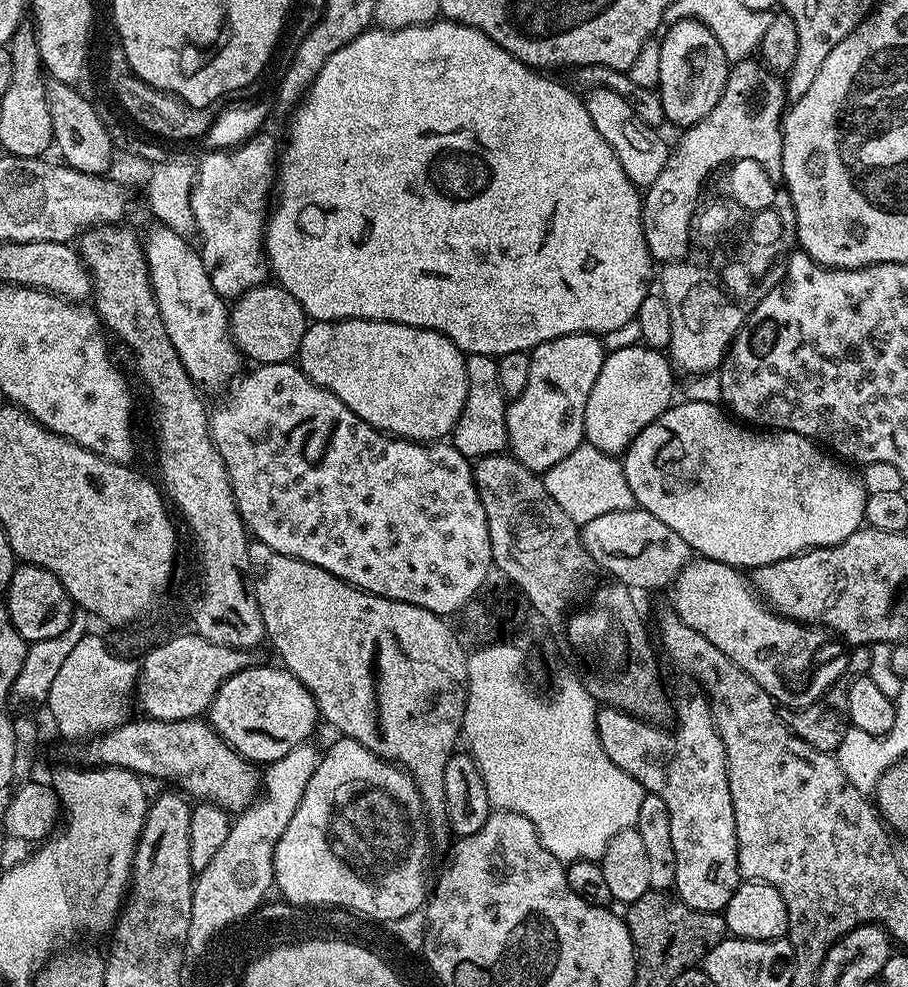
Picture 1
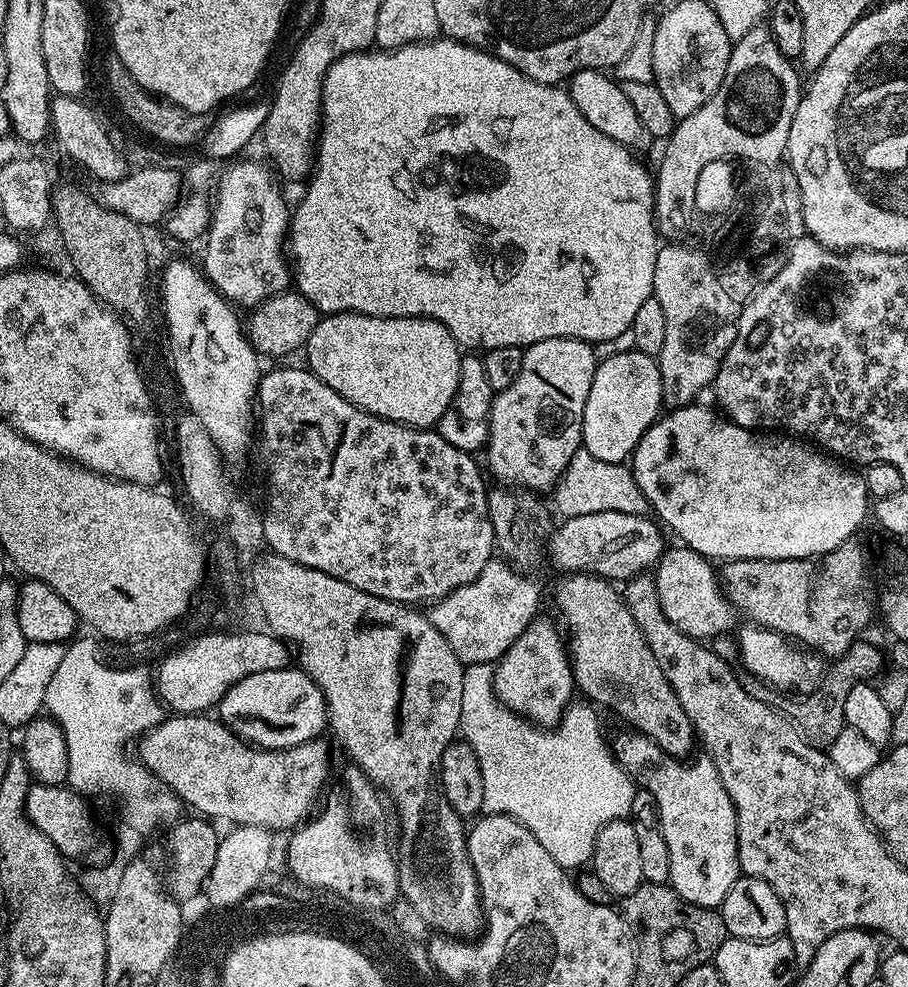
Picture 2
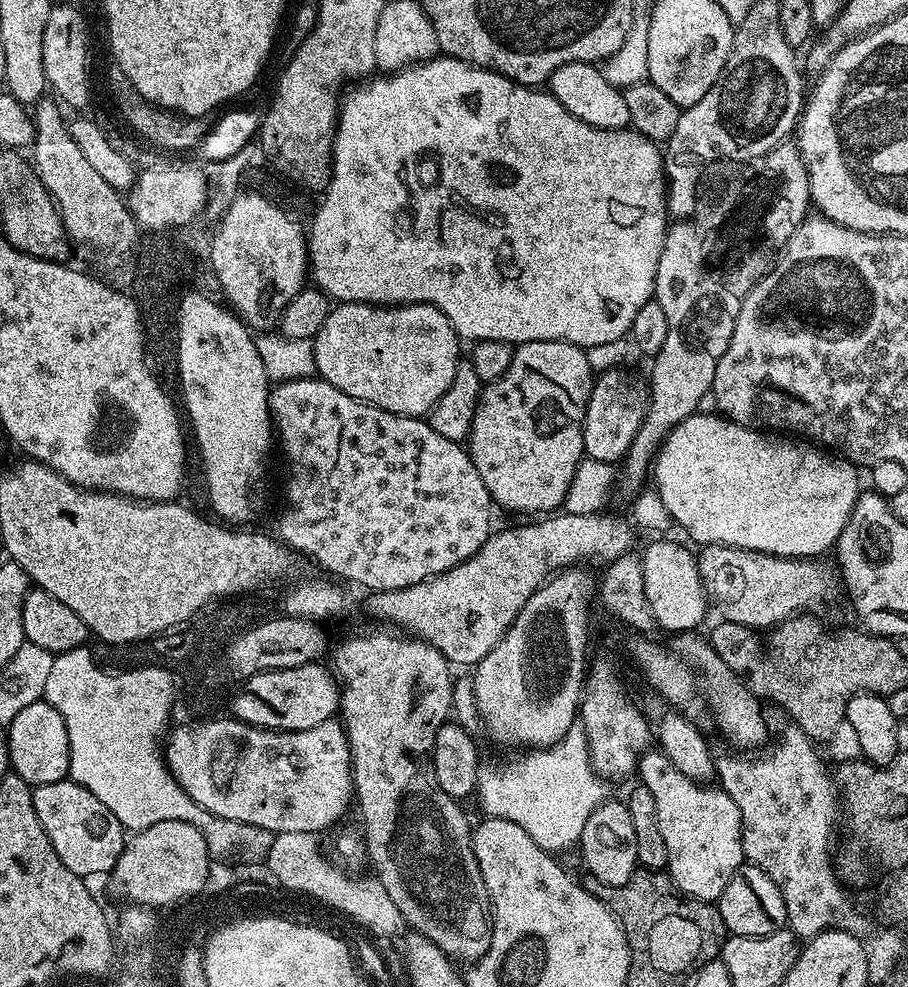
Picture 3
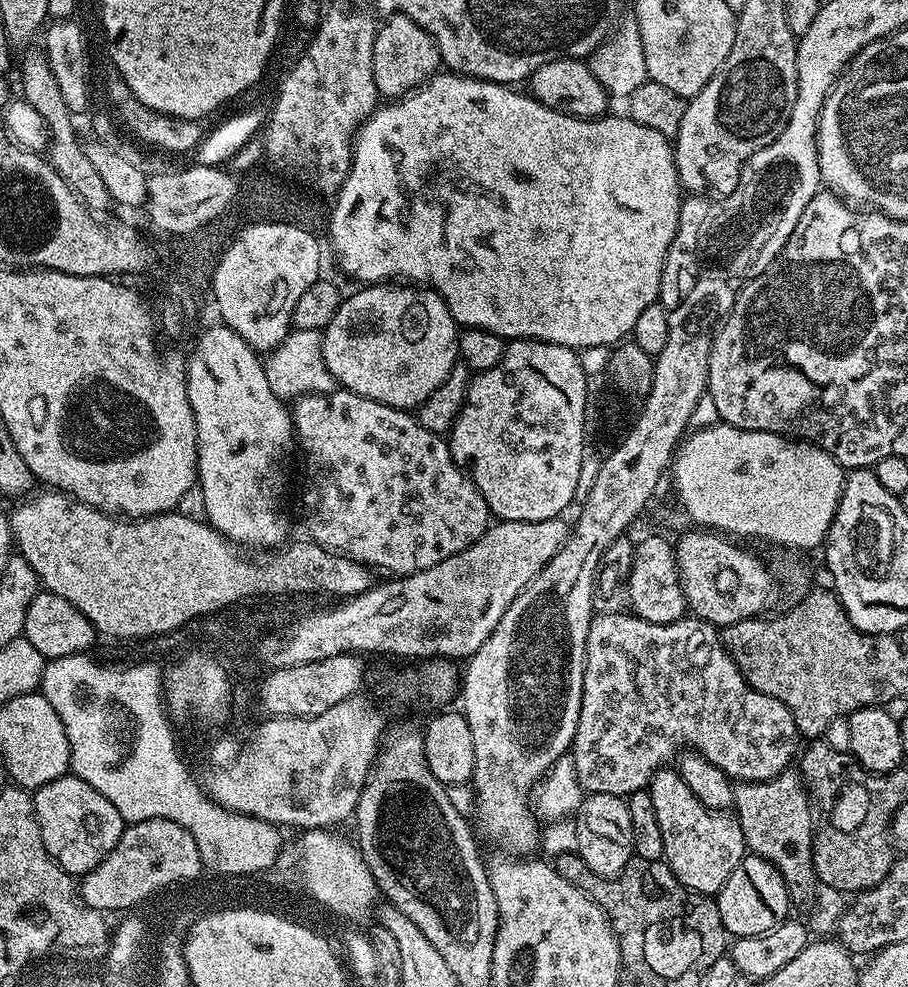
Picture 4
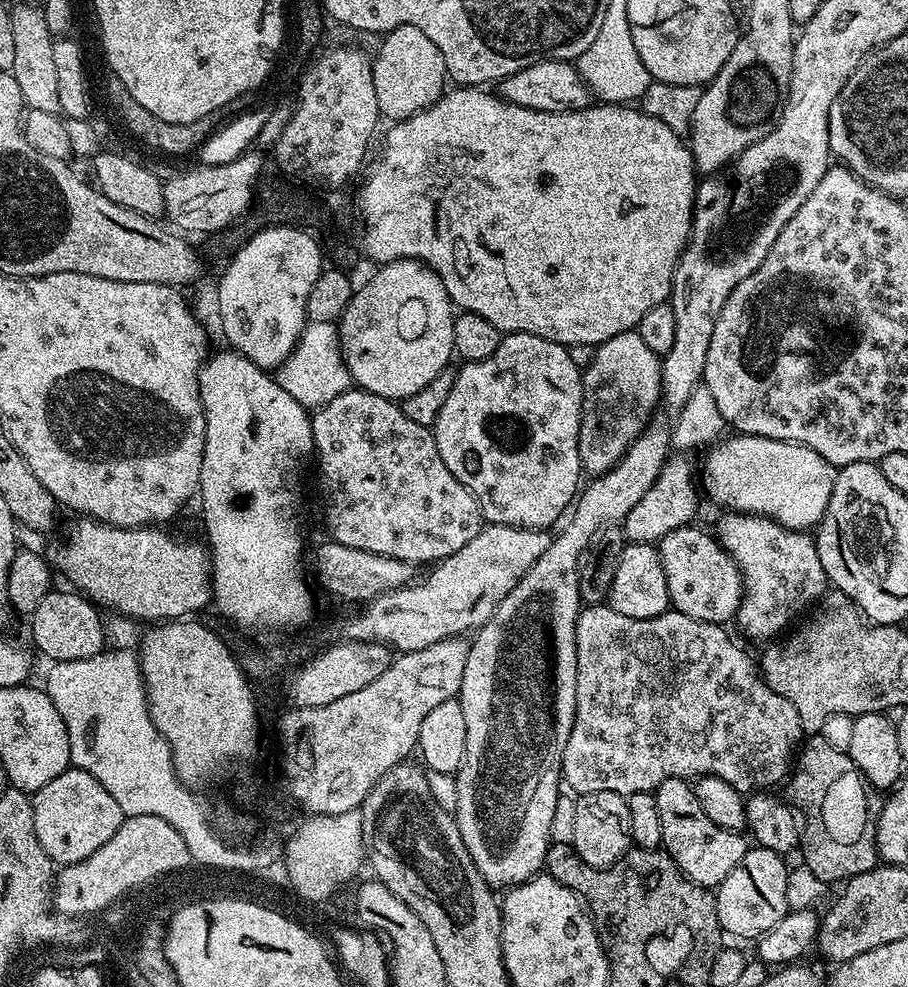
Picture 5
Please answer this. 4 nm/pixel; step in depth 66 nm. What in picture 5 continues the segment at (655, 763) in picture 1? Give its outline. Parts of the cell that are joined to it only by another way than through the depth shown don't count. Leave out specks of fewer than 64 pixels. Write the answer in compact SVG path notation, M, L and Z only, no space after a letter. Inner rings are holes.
M670 778L656 787L654 793L658 802L658 818L662 818L662 848L678 866L678 870L692 884L709 890L719 888L720 883L742 862L750 844L741 833L731 832L722 826L714 826L706 818L698 798L694 798L692 784L688 780Z

